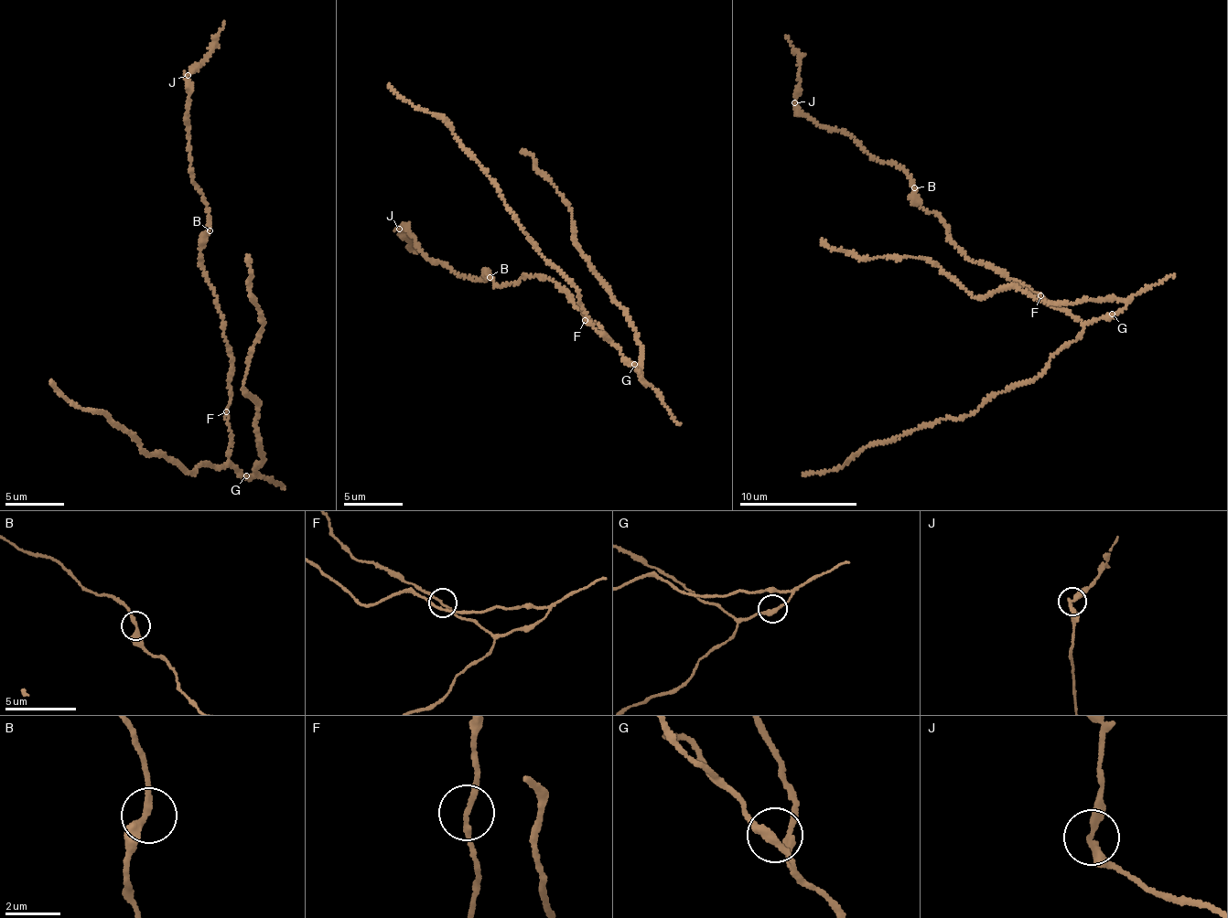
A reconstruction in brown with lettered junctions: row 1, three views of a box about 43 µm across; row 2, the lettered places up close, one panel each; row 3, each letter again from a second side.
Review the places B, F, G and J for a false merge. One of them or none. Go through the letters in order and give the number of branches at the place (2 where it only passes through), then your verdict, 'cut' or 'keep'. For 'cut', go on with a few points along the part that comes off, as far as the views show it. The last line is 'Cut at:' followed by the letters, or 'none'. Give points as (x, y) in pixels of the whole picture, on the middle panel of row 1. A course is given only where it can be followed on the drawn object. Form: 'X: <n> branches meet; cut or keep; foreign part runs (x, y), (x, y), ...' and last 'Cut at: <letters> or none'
B: 2 branches meet; keep
F: 2 branches meet; keep
G: 2 branches meet; keep
J: 2 branches meet; cut; foreign part runs (398, 229), (411, 245), (408, 250), (411, 244)
Cut at: J

